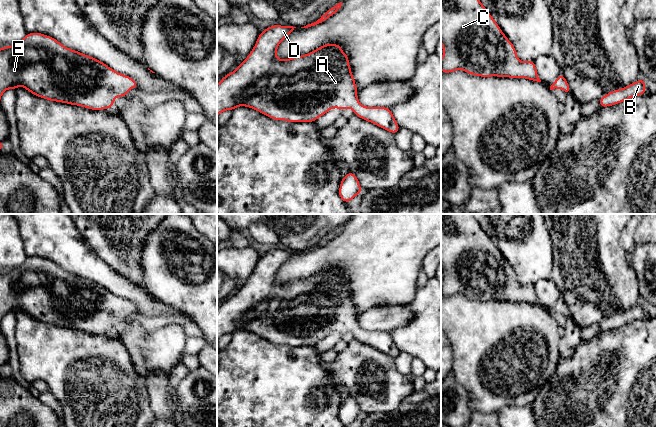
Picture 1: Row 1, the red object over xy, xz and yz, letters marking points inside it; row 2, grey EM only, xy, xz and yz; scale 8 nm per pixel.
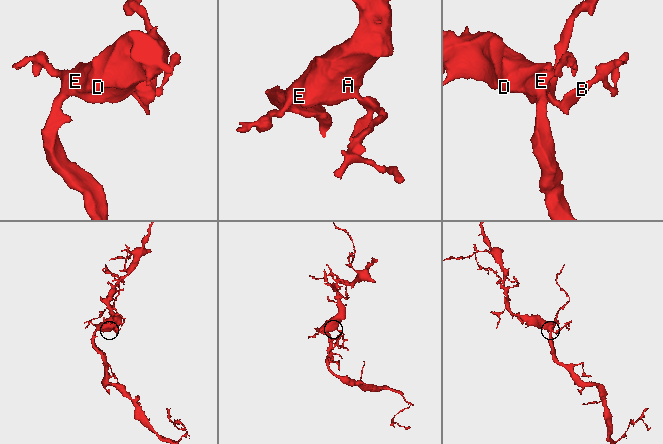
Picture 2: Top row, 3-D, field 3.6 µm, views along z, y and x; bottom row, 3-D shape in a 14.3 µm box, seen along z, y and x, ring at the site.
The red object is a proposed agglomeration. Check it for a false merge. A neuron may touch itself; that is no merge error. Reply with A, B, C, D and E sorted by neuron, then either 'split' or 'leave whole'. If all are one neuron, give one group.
A B C D E | leave whole

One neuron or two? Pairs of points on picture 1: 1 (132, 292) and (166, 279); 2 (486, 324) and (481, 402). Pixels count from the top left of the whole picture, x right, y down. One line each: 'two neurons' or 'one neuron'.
1: two neurons
2: one neuron

